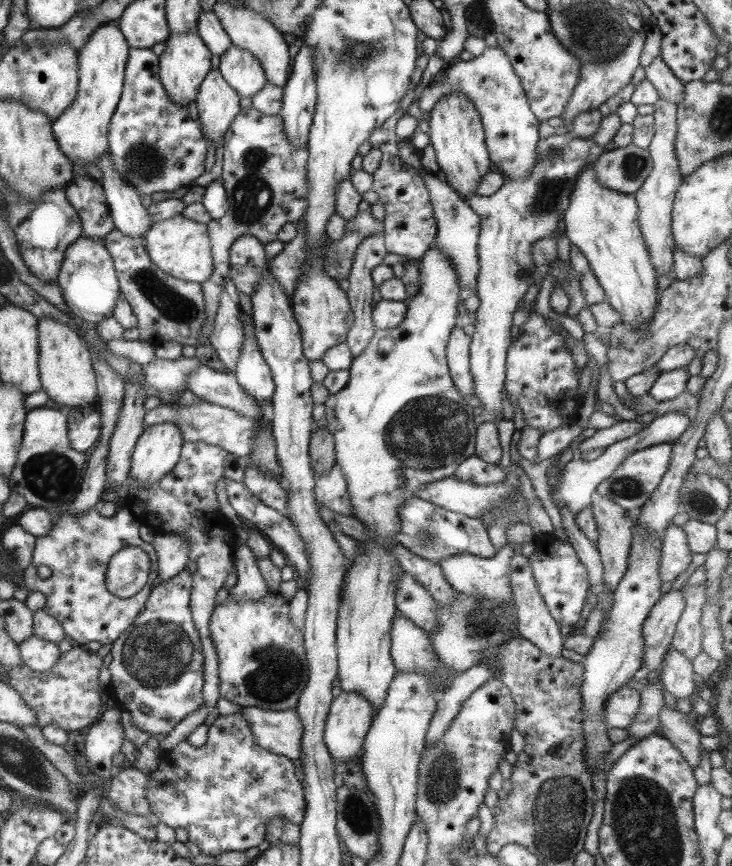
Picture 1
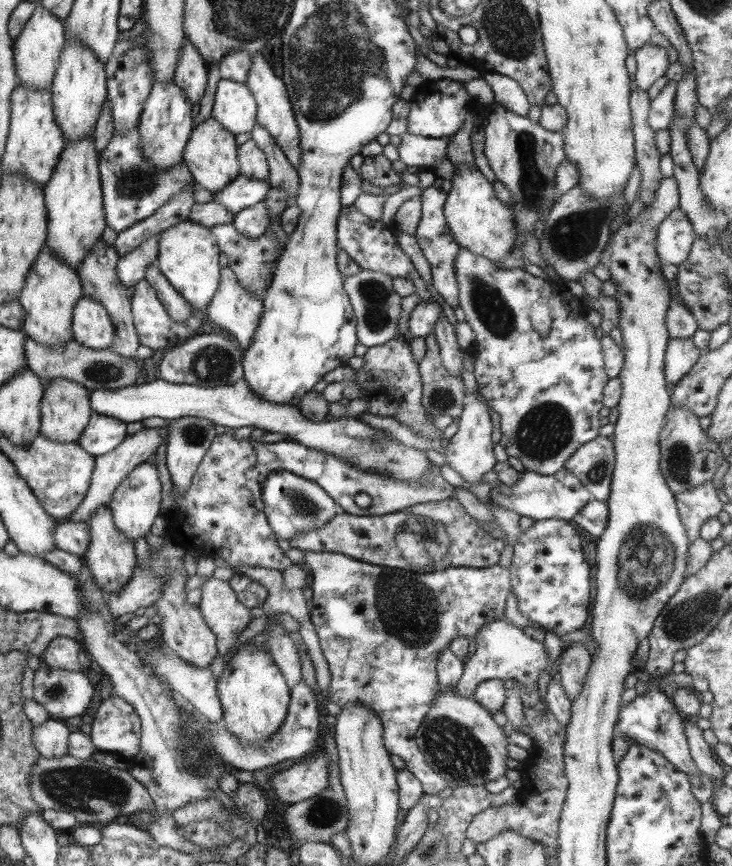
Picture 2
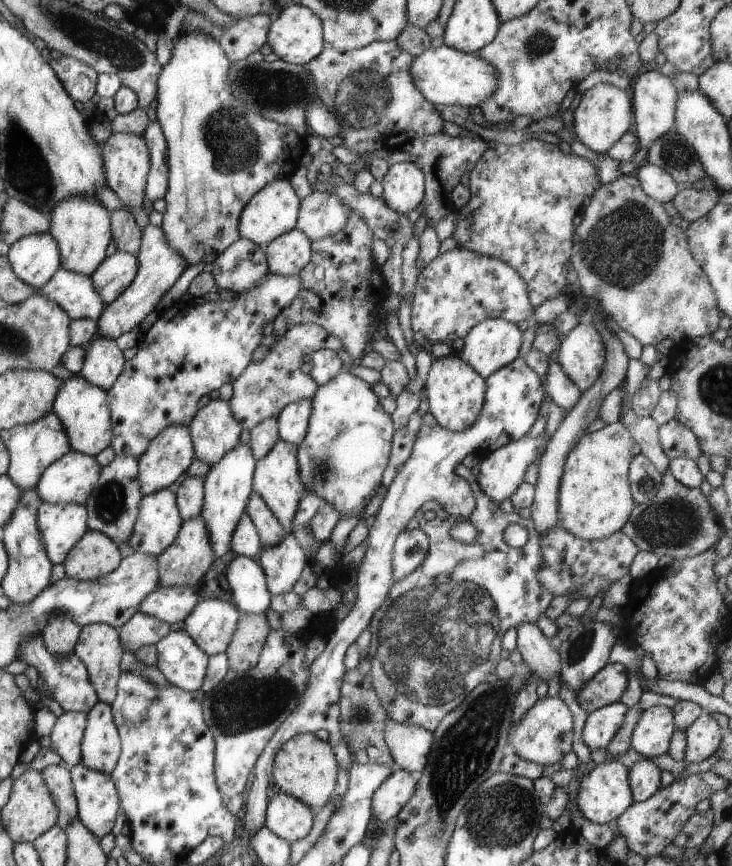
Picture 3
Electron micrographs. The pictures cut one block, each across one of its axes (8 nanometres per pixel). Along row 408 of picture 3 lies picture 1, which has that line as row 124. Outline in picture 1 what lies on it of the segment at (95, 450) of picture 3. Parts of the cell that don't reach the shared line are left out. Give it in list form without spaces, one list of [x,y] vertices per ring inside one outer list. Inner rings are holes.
[[[117,21],[102,24],[78,52],[78,83],[74,101],[51,123],[51,133],[63,156],[71,163],[71,176],[86,174],[83,164],[96,164],[108,147],[110,118],[118,103],[129,50]]]

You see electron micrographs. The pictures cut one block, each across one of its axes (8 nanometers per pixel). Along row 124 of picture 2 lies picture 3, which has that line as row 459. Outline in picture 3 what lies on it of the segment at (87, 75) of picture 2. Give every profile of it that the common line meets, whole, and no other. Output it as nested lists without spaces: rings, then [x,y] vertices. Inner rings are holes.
[[[70,449],[45,468],[35,490],[44,502],[84,504],[97,483],[99,472],[93,456]]]

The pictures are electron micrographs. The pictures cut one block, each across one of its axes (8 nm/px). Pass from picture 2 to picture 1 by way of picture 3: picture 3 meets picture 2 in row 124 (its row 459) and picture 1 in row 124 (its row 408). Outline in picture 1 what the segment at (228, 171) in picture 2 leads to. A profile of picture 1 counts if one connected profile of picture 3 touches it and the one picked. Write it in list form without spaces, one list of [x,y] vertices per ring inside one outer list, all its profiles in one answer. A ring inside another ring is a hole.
[[[210,70],[199,85],[194,100],[199,120],[200,139],[208,138],[216,145],[239,112],[240,96],[223,80],[221,73]]]

